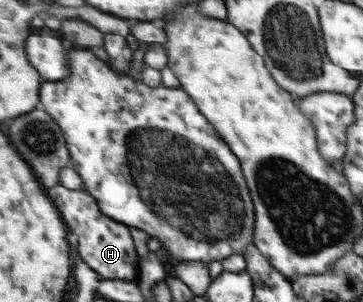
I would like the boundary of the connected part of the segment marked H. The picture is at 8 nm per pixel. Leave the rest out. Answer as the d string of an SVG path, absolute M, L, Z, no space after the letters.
M61 184L59 188L51 188L51 196L55 196L55 204L59 204L59 212L67 216L67 224L71 224L71 232L77 234L79 254L89 266L103 278L135 280L139 266L137 266L137 252L133 246L134 237L133 234L129 234L130 228L125 228L125 224L115 222L103 213L98 201L95 201L94 196L85 190L65 188Z

